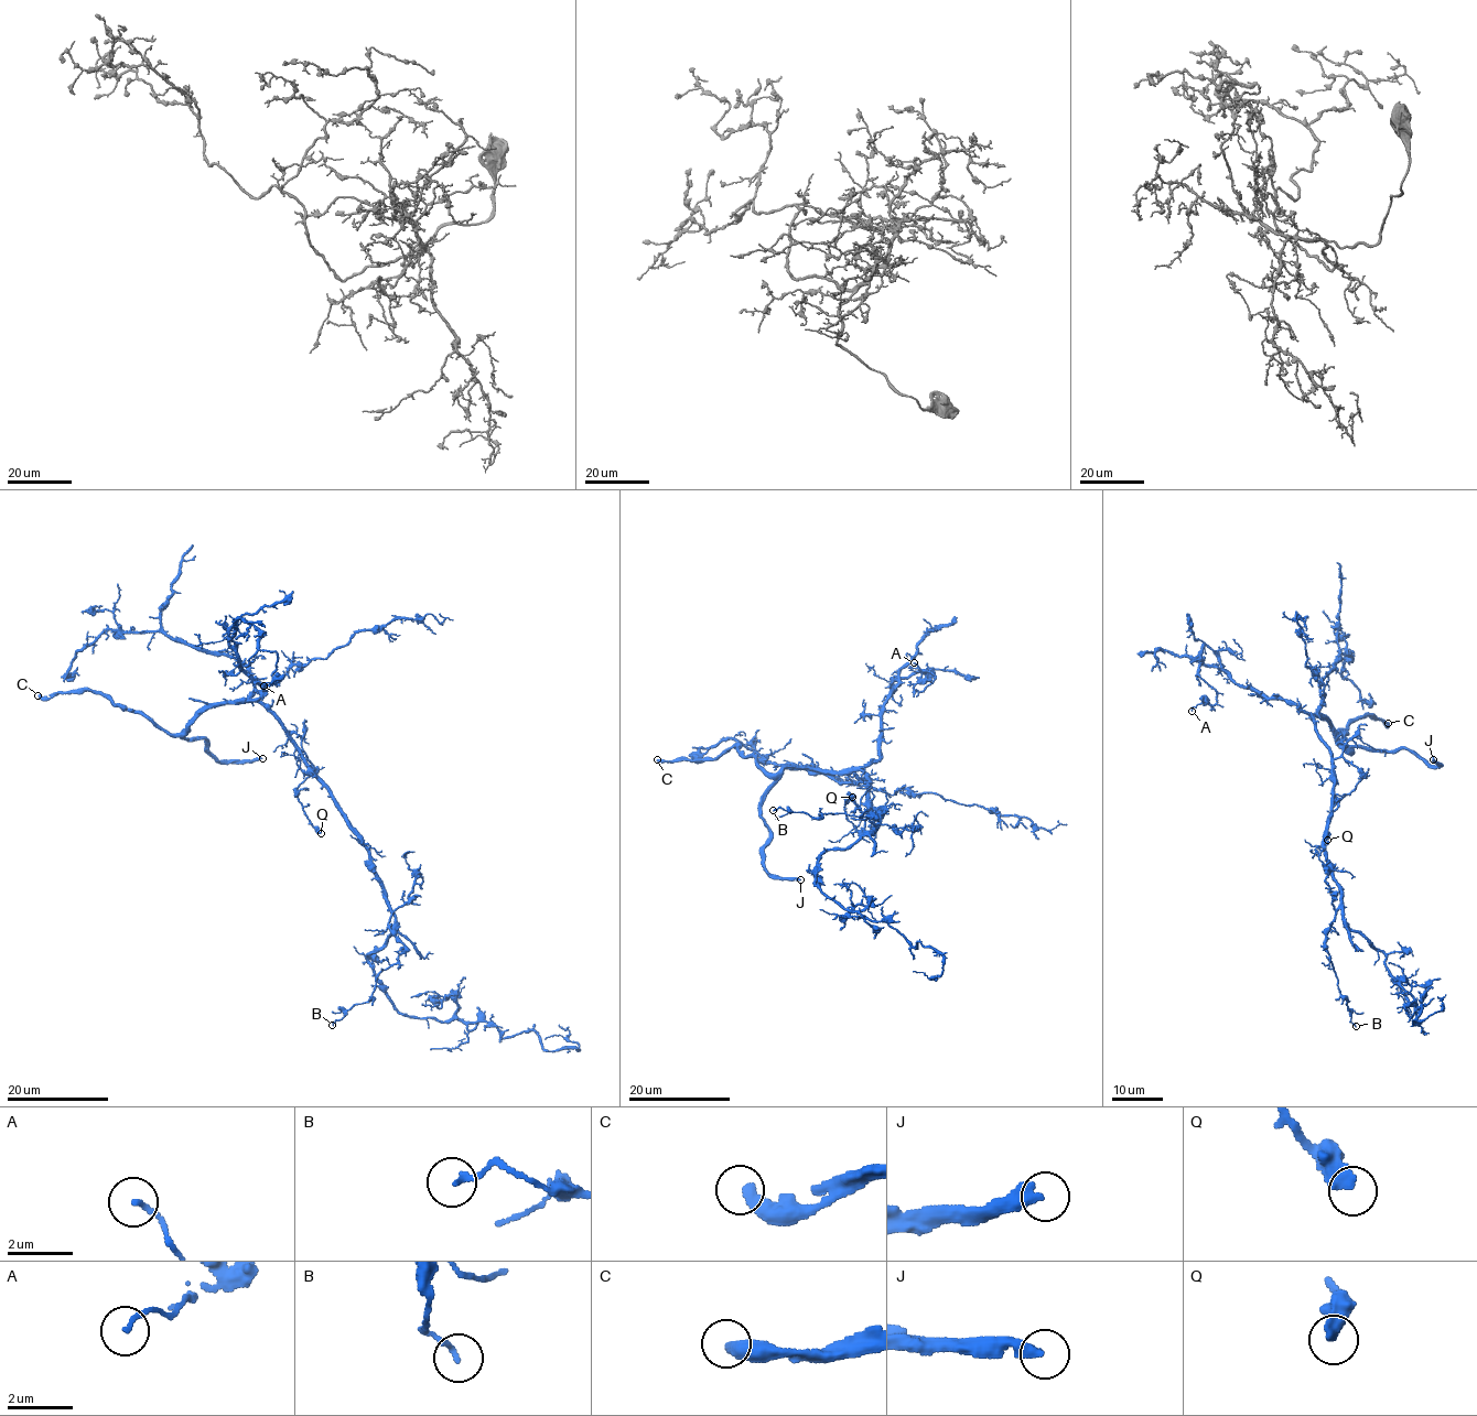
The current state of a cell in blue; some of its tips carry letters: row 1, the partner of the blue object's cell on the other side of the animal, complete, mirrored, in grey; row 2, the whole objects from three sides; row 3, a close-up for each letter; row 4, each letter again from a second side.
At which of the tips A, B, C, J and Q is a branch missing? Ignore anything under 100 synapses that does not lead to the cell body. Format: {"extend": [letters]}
{"extend": ["C", "J"]}

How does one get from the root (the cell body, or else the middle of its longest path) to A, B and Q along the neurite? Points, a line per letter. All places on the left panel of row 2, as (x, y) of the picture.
A: (369, 853), (259, 701), (266, 691), (228, 641), (238, 619), (276, 652), (263, 685)
B: (369, 853), (370, 869), (387, 897), (389, 928), (403, 950), (379, 974), (369, 1000), (332, 1025)
Q: (369, 853), (331, 789), (313, 774), (301, 750), (311, 764), (312, 774), (294, 790), (303, 813), (321, 833)

